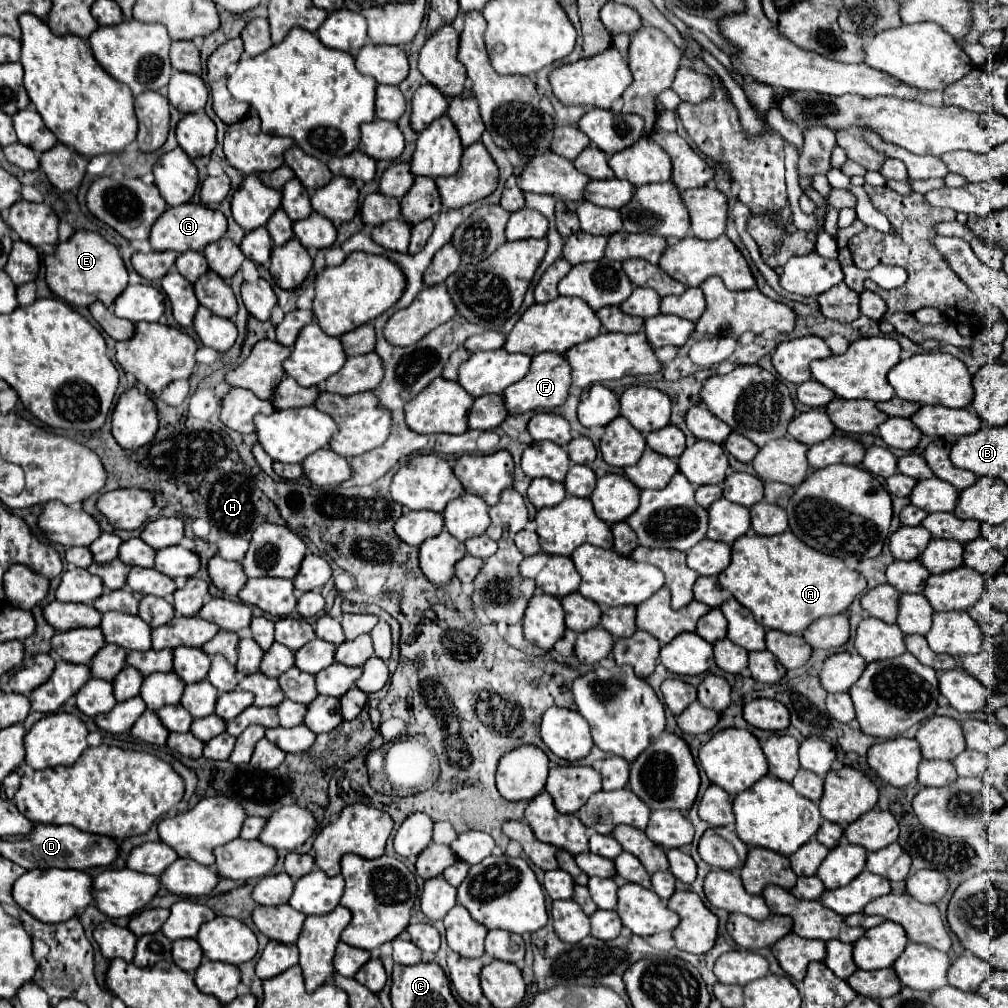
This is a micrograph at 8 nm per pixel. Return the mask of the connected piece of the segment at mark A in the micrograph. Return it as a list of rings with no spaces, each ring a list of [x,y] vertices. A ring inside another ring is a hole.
[[[789,530],[779,536],[753,534],[737,538],[731,564],[719,574],[719,584],[751,610],[761,626],[785,634],[801,634],[817,618],[845,612],[867,588],[863,576],[849,570],[843,560],[807,548]]]

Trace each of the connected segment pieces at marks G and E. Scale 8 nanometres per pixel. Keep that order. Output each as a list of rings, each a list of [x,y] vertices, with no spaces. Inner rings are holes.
[[[181,204],[181,206],[167,208],[161,214],[161,218],[153,224],[149,242],[151,242],[151,248],[159,252],[163,250],[173,250],[177,254],[187,250],[203,252],[207,244],[219,240],[225,232],[227,232],[227,218],[219,210],[211,210],[201,204]]]
[[[77,230],[67,242],[57,244],[55,254],[45,256],[45,280],[49,290],[71,306],[89,306],[101,300],[107,308],[115,302],[119,292],[127,288],[129,276],[125,264],[113,244],[89,230]]]

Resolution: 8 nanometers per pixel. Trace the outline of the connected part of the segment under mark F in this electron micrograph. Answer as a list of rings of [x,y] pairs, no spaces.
[[[545,352],[545,354],[533,356],[527,376],[523,380],[519,380],[517,384],[511,384],[503,392],[503,402],[505,402],[507,414],[517,416],[517,414],[523,414],[523,412],[537,410],[537,408],[557,408],[557,406],[561,406],[565,402],[565,398],[569,396],[569,386],[571,386],[569,372],[571,370],[567,368],[567,360],[563,360],[563,354]]]

